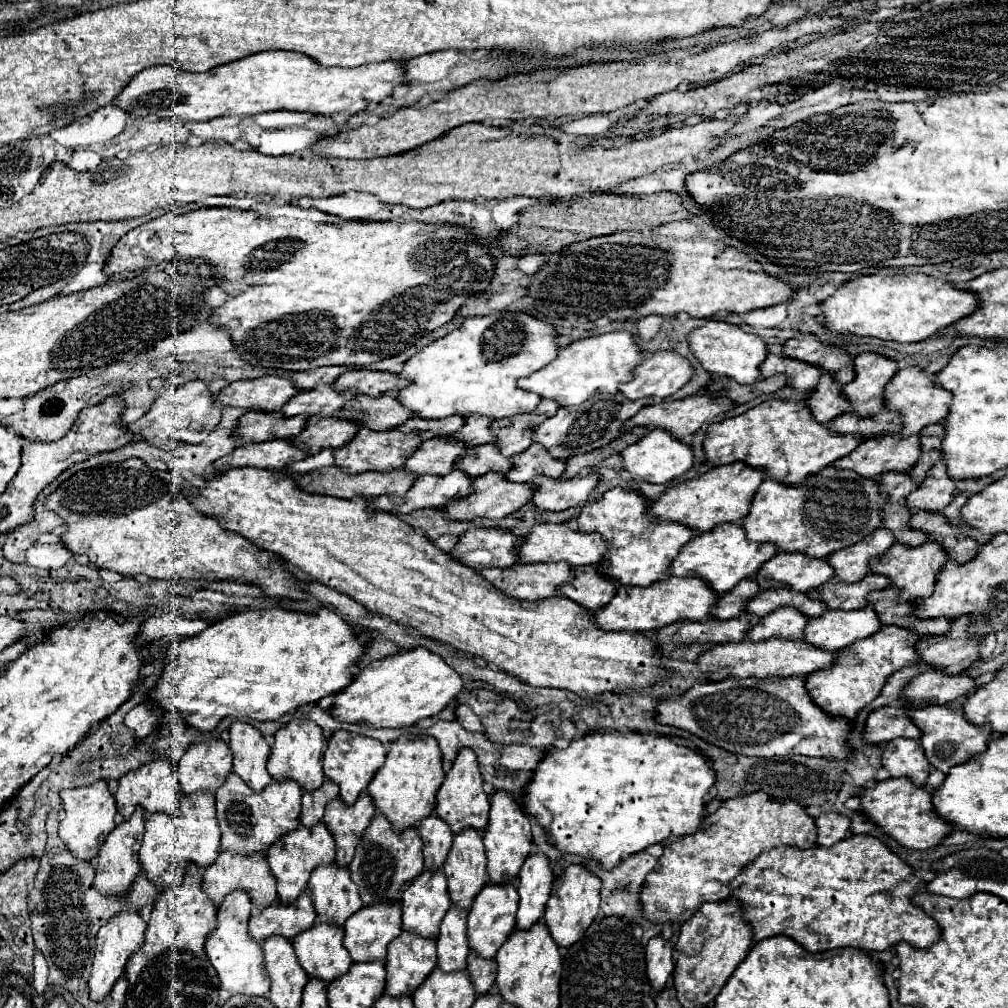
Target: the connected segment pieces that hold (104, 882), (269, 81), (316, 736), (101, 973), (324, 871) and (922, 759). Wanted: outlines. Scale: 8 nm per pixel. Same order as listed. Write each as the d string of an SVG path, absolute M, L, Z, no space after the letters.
M137 807L137 811L129 817L123 819L109 835L107 841L99 849L99 859L97 859L97 869L95 869L95 887L105 893L105 895L123 895L129 891L133 879L141 871L141 863L137 859L137 851L143 841L143 809Z
M263 51L259 55L215 67L207 73L183 73L169 65L149 67L131 79L115 103L137 117L181 117L185 121L209 121L221 115L249 117L281 109L309 111L317 115L357 115L381 103L403 81L405 61L381 61L355 69L327 69L303 53Z
M291 719L287 725L283 725L277 733L275 733L275 743L271 747L271 755L267 761L267 771L271 773L273 779L293 779L301 785L303 791L315 791L317 787L321 787L323 783L323 753L327 749L327 739L323 737L323 729L311 721L311 719Z
M133 909L119 911L107 925L103 925L97 933L97 947L95 947L95 957L93 957L93 967L91 967L91 977L89 977L89 993L91 999L101 1001L113 987L113 983L119 979L119 975L125 969L125 963L131 953L135 953L143 945L143 933L145 933L145 921L141 913Z
M335 863L319 865L309 879L313 905L319 921L333 921L343 925L347 917L363 907L357 885L351 881L347 867L339 869Z
M895 739L883 747L883 767L891 773L891 777L909 777L915 785L925 785L929 777L929 761L923 749L919 749L919 739Z

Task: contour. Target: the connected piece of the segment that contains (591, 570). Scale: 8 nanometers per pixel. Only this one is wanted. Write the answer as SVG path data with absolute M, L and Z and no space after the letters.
M595 565L573 567L573 571L575 571L575 579L571 583L563 583L557 589L557 595L563 595L591 611L603 609L603 605L607 605L607 601L615 597L617 581L607 579L607 575L599 573Z

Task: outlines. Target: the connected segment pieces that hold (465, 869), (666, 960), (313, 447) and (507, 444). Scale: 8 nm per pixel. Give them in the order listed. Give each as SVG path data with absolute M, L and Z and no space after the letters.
M463 829L453 837L453 847L443 865L449 883L451 903L469 909L475 895L489 881L483 835L477 829Z
M657 935L649 941L645 949L645 961L647 961L647 977L655 991L661 991L673 973L673 947L671 941L663 939L663 935Z
M309 417L307 427L293 441L301 449L309 449L313 455L325 447L343 447L361 429L351 421L339 421L337 417Z
M543 399L533 413L493 421L491 427L493 427L493 431L497 431L497 445L499 445L501 453L505 457L523 453L523 449L527 449L531 445L531 433L535 431L535 425L539 425L547 417L555 415L559 407L561 405L555 405L555 401Z

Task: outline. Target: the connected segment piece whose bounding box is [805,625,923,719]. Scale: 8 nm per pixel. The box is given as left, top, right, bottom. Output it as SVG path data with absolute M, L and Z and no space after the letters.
M893 625L881 627L875 635L855 641L851 647L839 651L839 659L831 669L821 669L807 675L807 691L821 709L827 709L827 713L855 719L855 715L881 693L891 673L903 667L923 667L919 653L915 653L915 641L921 639L923 637L911 633L909 629L899 629Z

